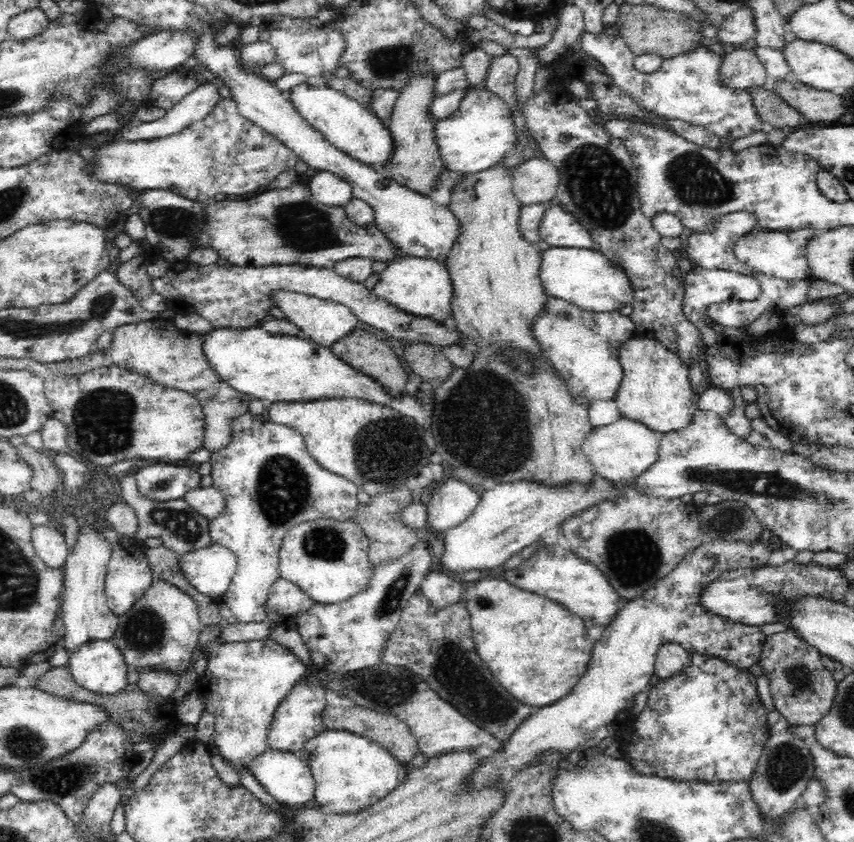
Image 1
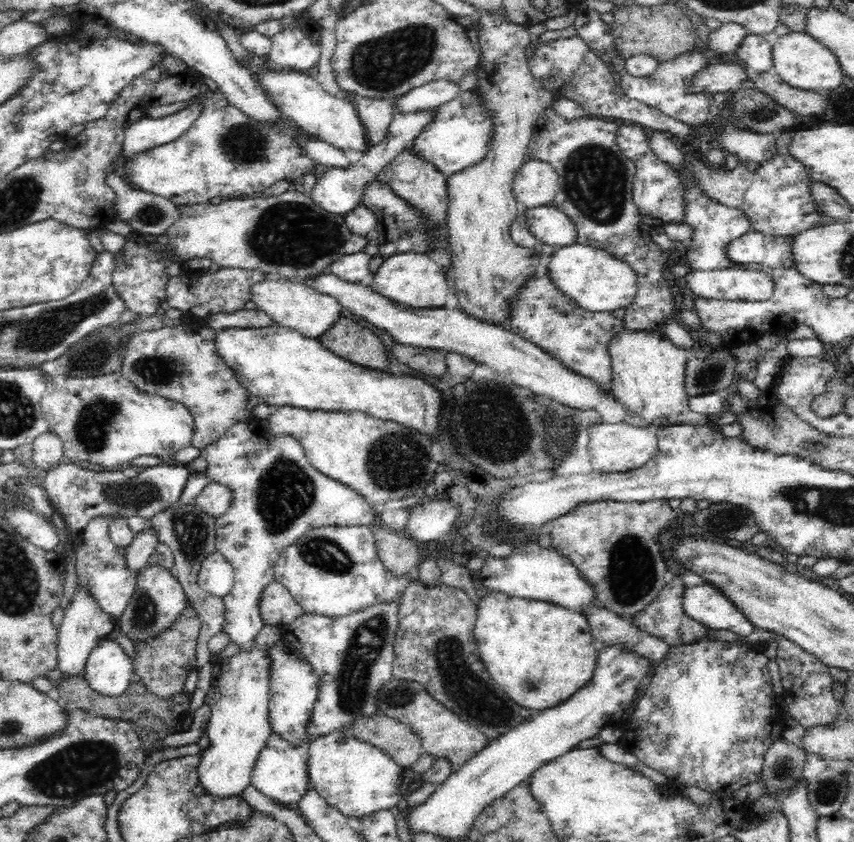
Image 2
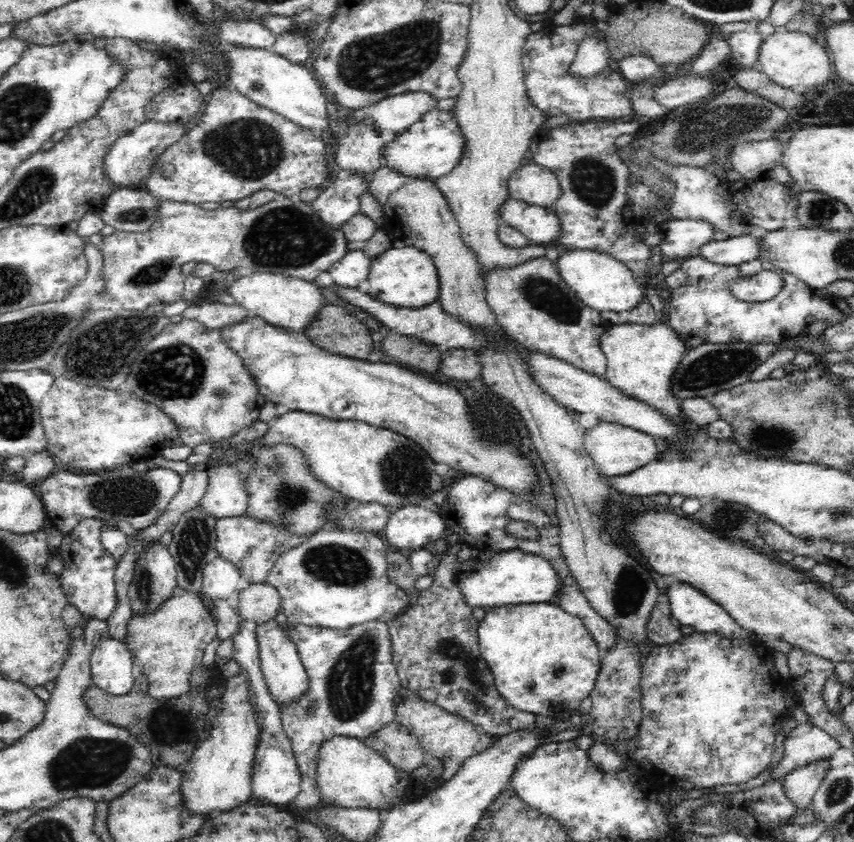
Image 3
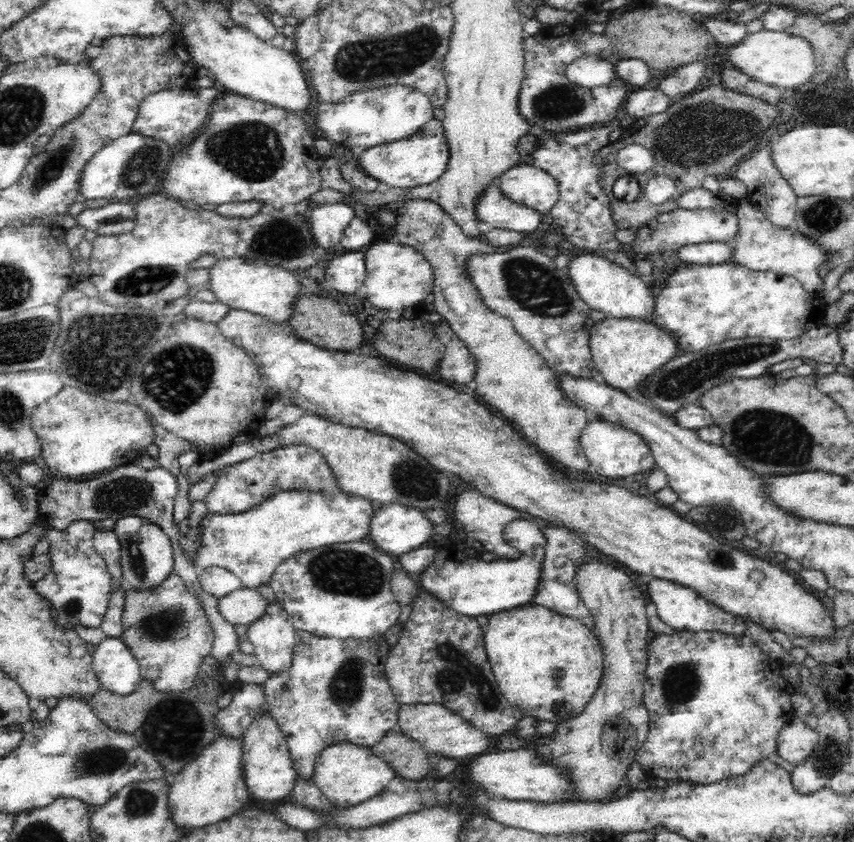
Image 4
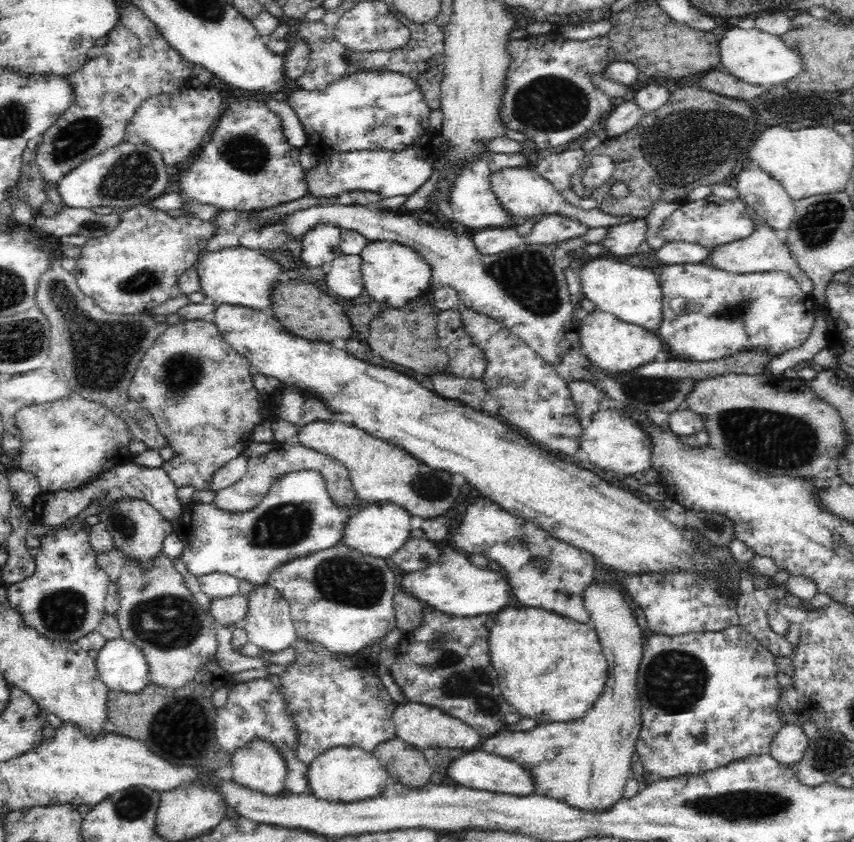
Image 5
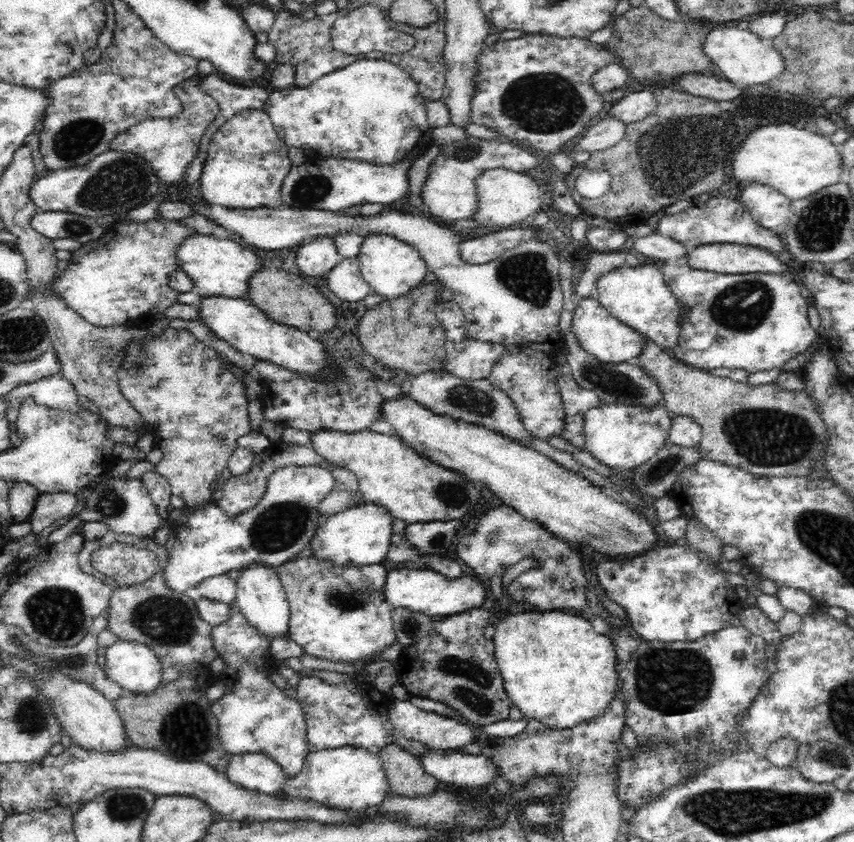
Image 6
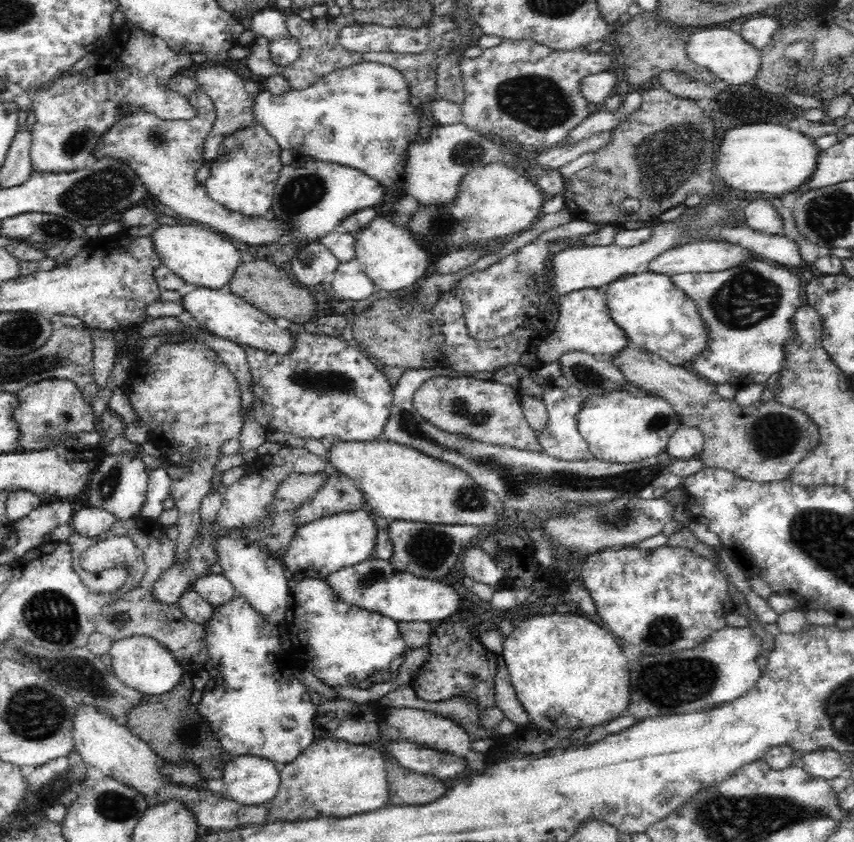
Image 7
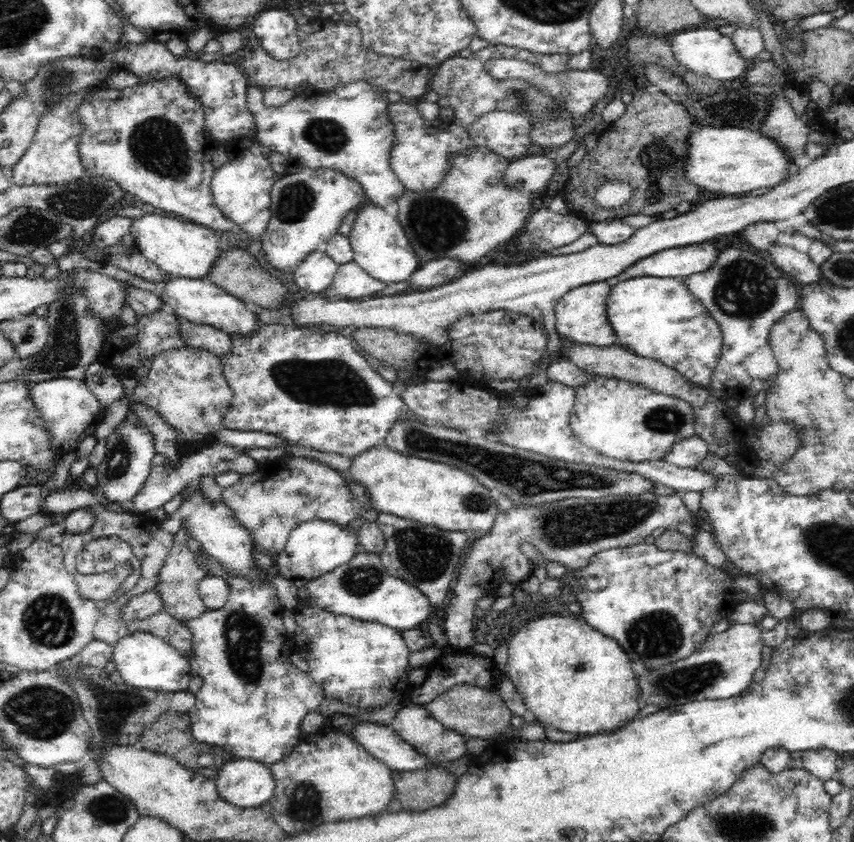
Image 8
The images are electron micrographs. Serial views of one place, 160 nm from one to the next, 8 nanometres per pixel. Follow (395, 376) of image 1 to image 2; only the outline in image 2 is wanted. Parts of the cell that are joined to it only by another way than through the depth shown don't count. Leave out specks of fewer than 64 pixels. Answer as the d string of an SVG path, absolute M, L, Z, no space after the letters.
M349 317L339 322L318 339L328 350L358 366L388 372L390 356L384 342L368 328L362 328Z

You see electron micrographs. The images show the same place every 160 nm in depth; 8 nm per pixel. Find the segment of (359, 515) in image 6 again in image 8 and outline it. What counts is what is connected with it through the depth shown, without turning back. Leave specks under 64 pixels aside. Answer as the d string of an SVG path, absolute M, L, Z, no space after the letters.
M312 520L296 525L286 547L275 558L278 574L301 587L314 578L333 572L362 552L359 535L360 529L332 521Z

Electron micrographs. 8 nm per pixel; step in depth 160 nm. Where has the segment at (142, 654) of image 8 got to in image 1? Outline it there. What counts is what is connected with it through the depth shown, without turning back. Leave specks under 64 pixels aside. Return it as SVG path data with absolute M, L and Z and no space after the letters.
M96 639L74 647L69 652L69 659L65 668L68 669L69 677L72 678L72 681L76 683L76 685L93 693L107 695L119 693L128 685L128 665L120 649L111 639Z

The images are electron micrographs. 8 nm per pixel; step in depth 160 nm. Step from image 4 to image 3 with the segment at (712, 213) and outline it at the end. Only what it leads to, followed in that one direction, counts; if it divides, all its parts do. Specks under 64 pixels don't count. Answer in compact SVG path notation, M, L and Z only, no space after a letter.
M670 218L661 224L662 240L660 251L670 260L684 259L702 245L710 242L716 233L703 220L678 220Z

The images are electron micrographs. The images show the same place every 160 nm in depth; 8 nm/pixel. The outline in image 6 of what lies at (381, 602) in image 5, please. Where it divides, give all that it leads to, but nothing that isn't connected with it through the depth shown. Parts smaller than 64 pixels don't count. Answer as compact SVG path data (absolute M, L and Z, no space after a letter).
M312 554L296 556L293 560L276 568L276 575L286 591L291 614L287 637L304 647L306 654L331 662L349 662L366 666L378 661L378 654L396 642L391 613L393 607L386 599L384 586L388 570L383 563L364 566L339 566L332 560Z

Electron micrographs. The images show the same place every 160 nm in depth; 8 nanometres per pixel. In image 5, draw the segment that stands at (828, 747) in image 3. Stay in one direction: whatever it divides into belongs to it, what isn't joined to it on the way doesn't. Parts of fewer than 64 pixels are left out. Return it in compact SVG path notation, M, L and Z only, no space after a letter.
M800 724L781 726L770 746L770 754L783 765L797 763L806 752L810 740Z

